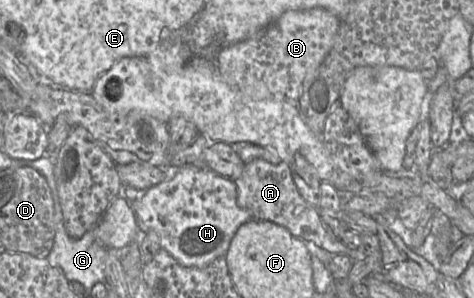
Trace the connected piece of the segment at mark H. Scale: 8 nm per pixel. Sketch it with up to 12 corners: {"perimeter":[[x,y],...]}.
{"perimeter":[[192,164],[132,202],[182,266],[225,256],[254,218],[234,180]]}

